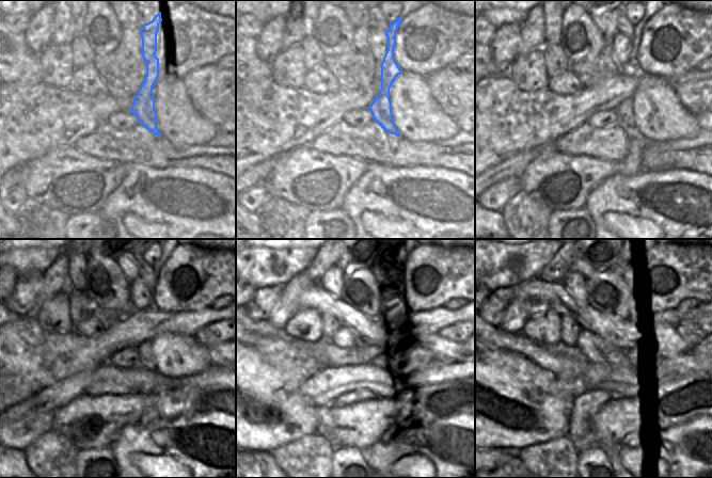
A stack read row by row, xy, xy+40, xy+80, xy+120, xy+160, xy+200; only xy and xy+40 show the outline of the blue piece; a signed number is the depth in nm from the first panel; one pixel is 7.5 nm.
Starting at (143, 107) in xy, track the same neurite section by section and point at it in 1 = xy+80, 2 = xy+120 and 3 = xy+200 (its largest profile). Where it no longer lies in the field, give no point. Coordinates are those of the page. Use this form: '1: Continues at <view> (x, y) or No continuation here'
1: Continues at xy+80 (625, 118)
2: Continues at xy+120 (145, 355)
3: Continues at xy+200 (630, 359).

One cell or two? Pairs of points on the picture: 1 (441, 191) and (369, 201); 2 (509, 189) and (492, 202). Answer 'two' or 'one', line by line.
1: one
2: one

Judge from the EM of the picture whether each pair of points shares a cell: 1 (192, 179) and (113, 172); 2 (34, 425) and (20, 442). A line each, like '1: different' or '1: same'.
1: different
2: same

